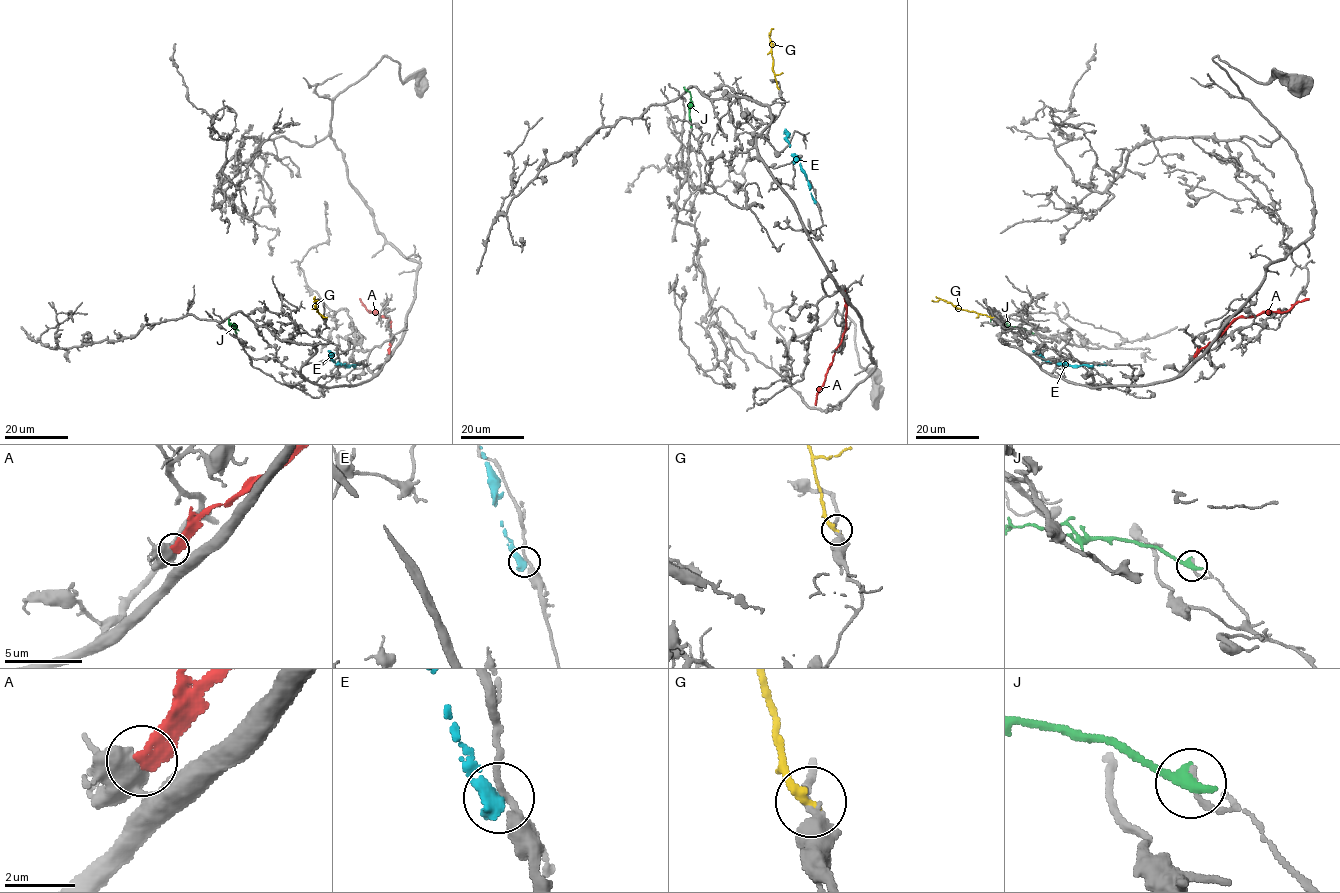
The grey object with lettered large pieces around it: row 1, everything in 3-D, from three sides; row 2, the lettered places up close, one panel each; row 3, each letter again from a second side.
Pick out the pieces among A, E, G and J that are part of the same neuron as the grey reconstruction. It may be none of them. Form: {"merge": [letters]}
{"merge": []}

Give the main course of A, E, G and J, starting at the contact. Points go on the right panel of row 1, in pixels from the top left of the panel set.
A: (1193, 357), (1239, 317), (1287, 312), (1309, 298)
E: (1105, 363), (1059, 365), (1045, 361), (1032, 350)
G: (993, 317), (958, 308), (941, 299), (932, 300)
J: (1031, 332), (1006, 324), (993, 325), (991, 319)

